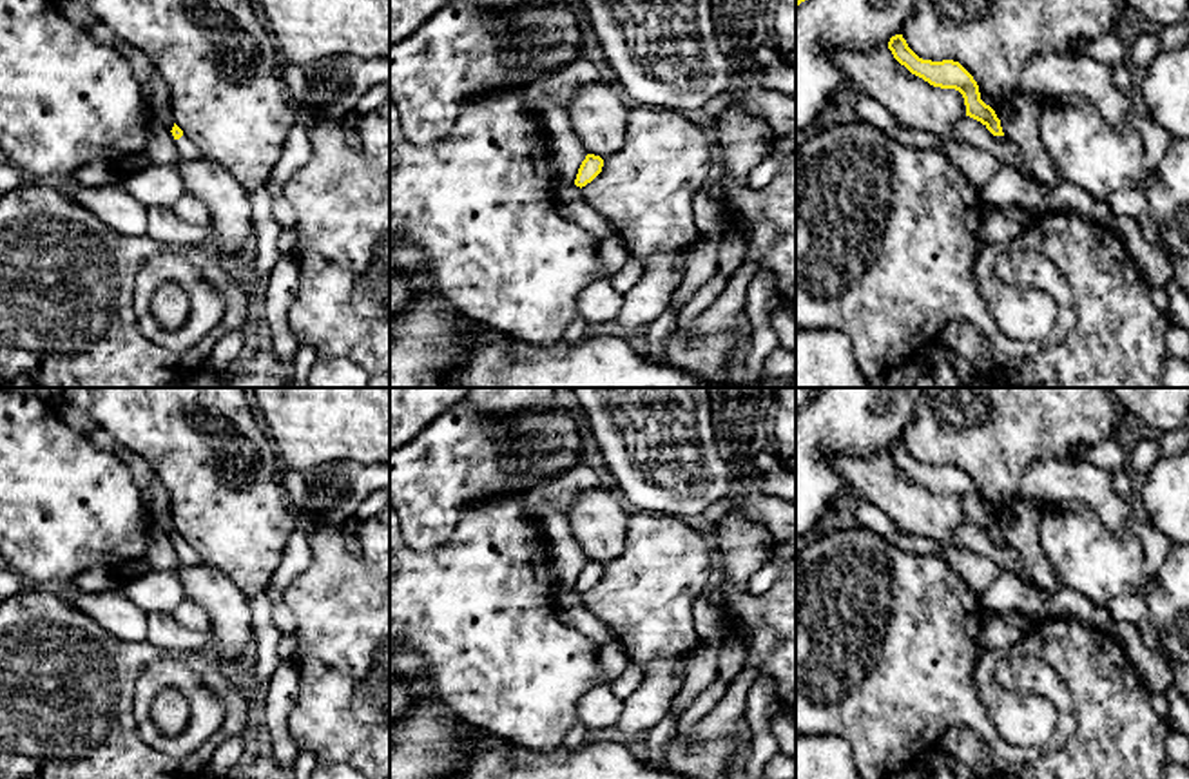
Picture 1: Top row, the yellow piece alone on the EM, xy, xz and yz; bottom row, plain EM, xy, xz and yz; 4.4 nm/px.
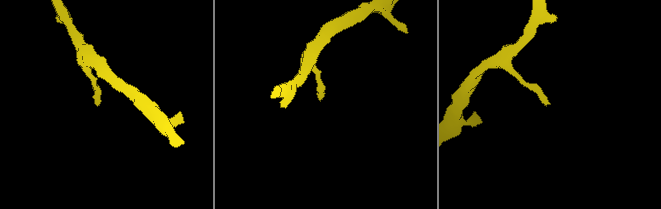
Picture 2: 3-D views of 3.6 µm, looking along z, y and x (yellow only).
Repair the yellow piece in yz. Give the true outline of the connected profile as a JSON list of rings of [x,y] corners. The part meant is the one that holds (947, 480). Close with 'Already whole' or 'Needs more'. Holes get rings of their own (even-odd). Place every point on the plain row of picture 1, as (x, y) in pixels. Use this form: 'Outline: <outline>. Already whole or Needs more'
Outline: [[[903,440],[892,442],[888,455],[901,471],[930,491],[959,496],[964,504],[966,522],[981,527],[993,542],[1004,542],[1000,525],[997,524],[995,516],[981,505],[977,487],[959,467],[923,466],[908,453]]]. Already whole

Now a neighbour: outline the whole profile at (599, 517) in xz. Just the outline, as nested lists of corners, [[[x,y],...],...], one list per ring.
[[[594,487],[576,495],[567,520],[585,560],[605,565],[622,554],[629,515],[631,507],[616,491]]]

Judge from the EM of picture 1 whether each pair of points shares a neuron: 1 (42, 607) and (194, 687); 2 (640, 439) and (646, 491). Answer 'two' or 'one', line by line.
1: two
2: one

